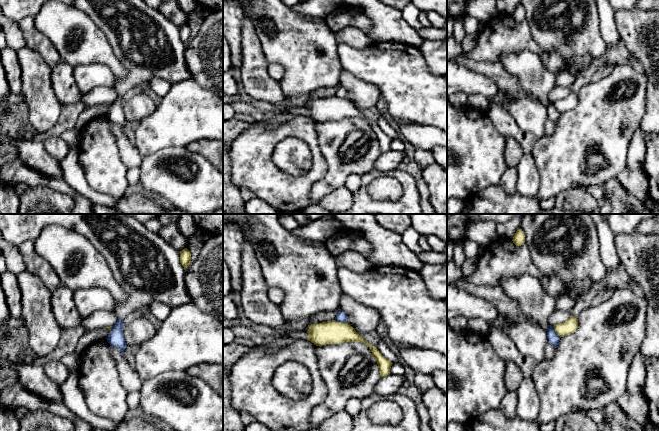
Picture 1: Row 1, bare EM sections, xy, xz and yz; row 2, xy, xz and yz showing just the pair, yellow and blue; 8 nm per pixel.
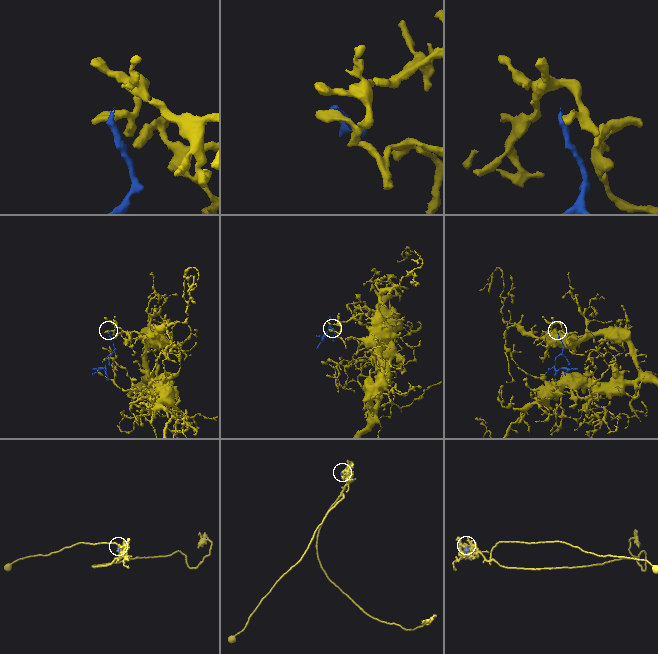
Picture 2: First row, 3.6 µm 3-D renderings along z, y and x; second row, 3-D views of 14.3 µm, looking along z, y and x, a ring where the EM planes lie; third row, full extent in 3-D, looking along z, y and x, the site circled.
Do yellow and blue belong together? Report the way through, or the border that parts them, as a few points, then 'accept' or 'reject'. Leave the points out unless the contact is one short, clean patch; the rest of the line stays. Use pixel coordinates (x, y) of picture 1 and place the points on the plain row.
border along xz (335, 95), (346, 99); reject

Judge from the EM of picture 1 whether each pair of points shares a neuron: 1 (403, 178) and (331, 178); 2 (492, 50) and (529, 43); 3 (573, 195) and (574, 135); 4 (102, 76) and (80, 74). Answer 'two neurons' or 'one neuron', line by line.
1: two neurons
2: one neuron
3: two neurons
4: one neuron

